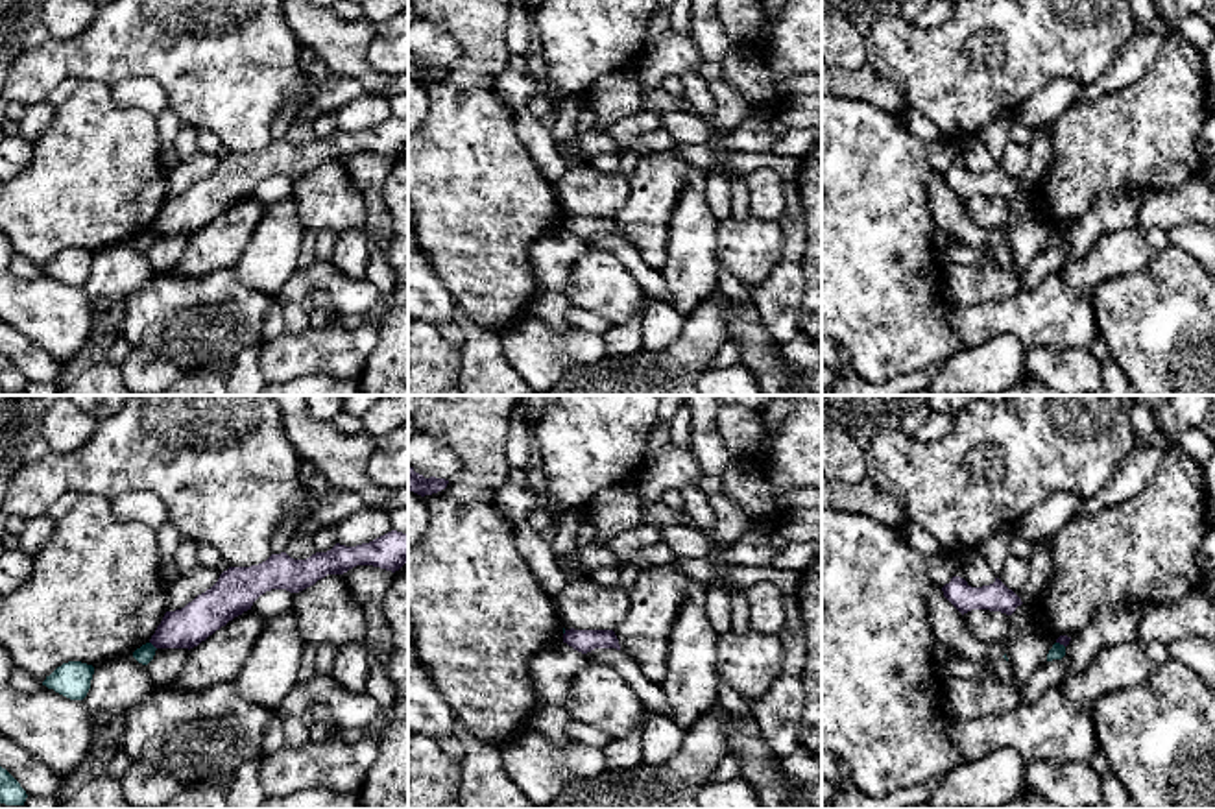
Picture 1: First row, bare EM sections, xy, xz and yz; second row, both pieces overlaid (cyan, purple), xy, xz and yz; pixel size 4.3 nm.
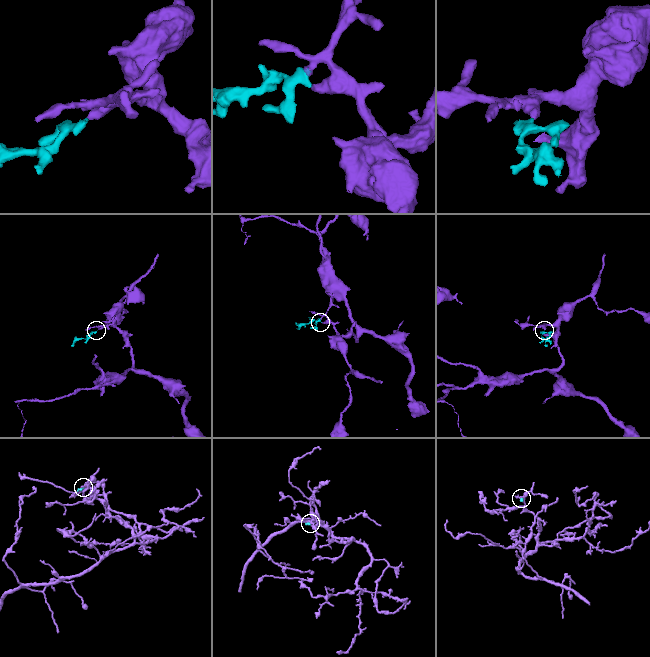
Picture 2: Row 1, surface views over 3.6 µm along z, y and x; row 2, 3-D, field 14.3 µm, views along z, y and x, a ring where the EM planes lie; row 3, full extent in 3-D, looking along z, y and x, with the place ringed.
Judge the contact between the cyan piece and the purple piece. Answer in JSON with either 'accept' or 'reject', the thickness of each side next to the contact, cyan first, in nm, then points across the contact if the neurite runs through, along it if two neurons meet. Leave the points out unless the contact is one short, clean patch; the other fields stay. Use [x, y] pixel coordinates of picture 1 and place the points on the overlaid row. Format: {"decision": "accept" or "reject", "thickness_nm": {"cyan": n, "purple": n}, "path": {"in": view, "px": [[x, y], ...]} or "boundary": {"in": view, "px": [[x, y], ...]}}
{"decision": "reject", "thickness_nm": {"cyan": 80, "purple": 180}, "boundary": {"in": "xy", "px": [[150, 641], [156, 649]]}}

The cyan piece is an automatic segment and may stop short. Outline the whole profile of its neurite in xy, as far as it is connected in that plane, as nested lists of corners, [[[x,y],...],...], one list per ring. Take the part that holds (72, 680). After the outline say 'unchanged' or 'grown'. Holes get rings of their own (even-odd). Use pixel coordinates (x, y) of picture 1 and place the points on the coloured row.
[[[68,661],[57,667],[42,685],[70,698],[83,700],[90,689],[94,667],[81,661]]]; unchanged

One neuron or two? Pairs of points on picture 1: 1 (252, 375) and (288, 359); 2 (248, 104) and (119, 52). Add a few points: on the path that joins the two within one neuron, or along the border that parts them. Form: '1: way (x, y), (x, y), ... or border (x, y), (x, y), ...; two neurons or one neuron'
1: border (259, 346), (259, 370), (263, 375); two neurons
2: way (216, 72), (198, 54), (150, 52); one neuron

